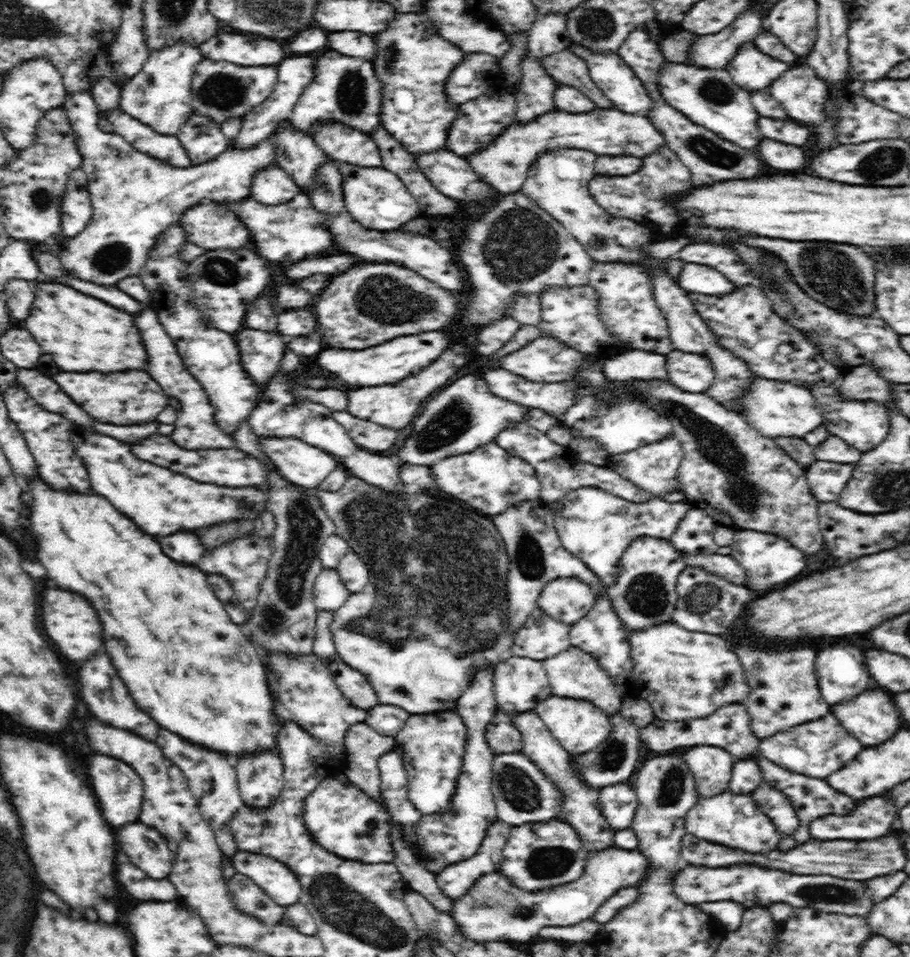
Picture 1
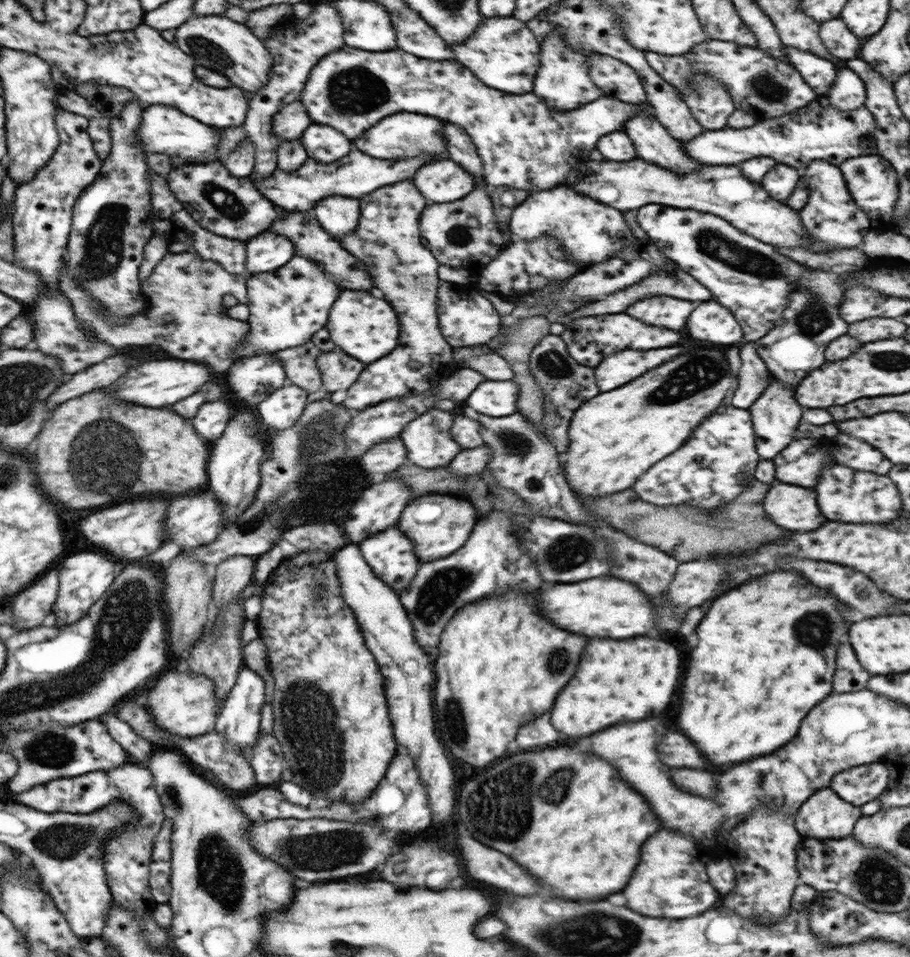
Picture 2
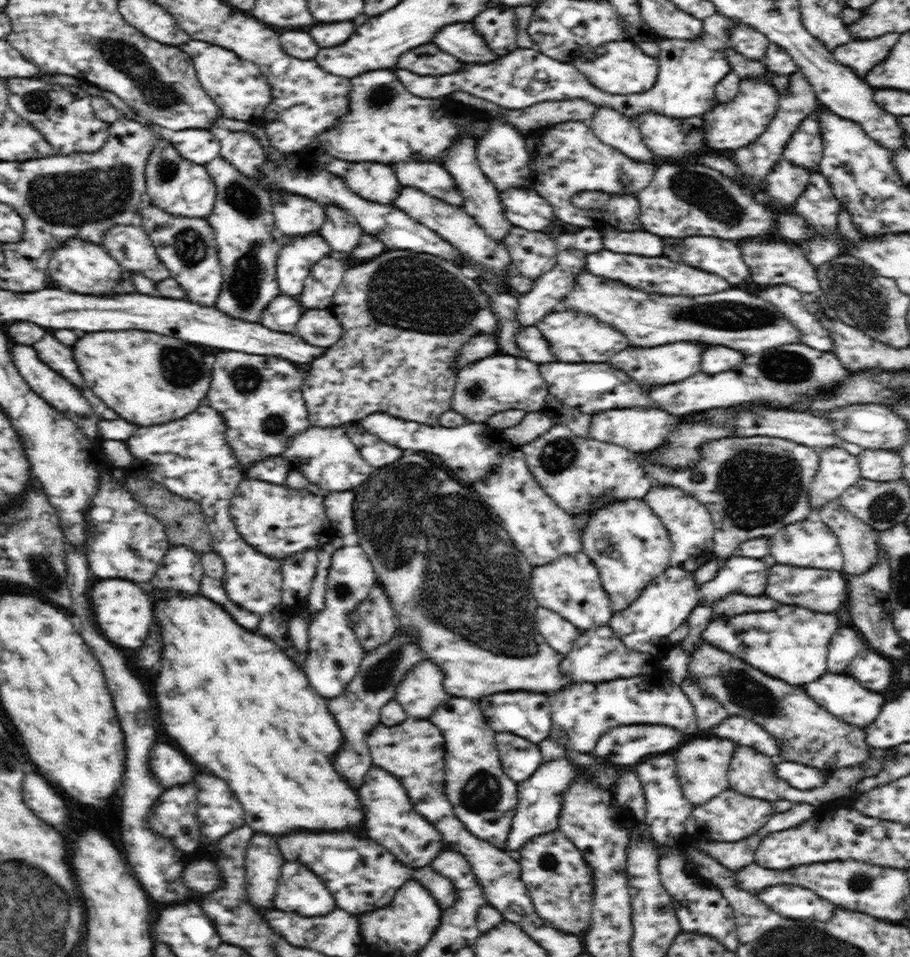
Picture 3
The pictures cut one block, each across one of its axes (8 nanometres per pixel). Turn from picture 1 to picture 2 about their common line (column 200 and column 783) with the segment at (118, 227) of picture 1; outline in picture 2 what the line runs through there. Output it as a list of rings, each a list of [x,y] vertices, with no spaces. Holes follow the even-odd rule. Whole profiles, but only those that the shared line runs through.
[[[776,163],[760,183],[774,200],[786,202],[797,187],[800,175],[801,172],[793,166]]]

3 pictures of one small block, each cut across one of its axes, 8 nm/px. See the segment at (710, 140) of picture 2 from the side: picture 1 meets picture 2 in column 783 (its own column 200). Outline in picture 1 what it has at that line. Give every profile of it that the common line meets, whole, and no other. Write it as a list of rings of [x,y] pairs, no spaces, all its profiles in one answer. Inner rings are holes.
[[[195,112],[175,135],[192,159],[192,165],[208,162],[230,148],[221,125]]]

